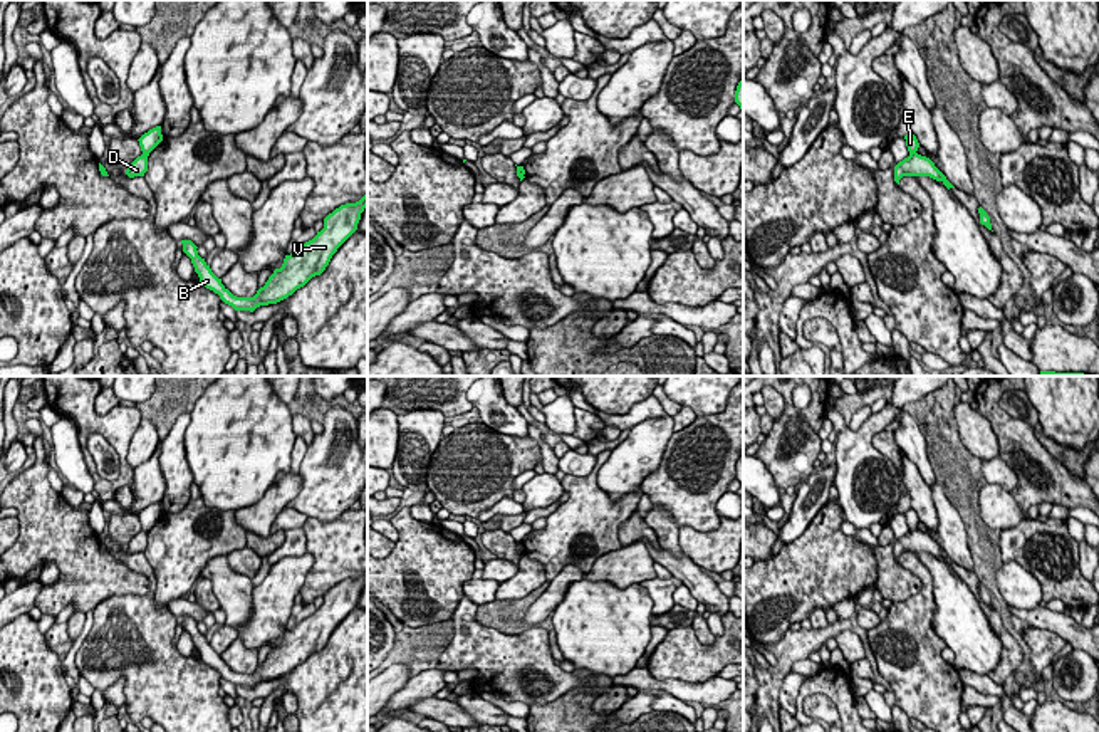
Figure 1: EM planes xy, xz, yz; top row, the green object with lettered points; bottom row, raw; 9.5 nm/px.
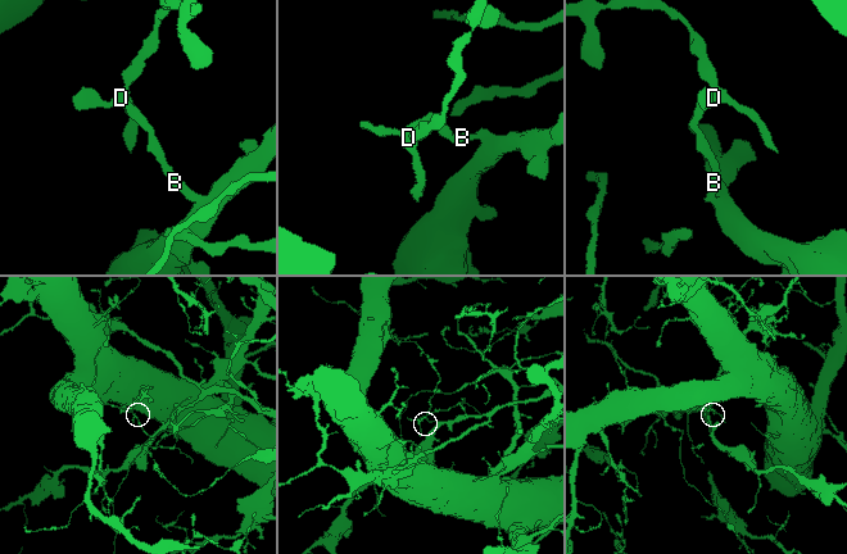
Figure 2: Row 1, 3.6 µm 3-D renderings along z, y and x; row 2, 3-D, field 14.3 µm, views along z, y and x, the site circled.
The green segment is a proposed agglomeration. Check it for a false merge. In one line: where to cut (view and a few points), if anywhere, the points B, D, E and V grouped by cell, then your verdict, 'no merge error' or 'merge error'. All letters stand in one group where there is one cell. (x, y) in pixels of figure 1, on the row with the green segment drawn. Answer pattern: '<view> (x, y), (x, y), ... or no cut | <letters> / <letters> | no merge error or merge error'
yz (916, 153), (910, 155) | B D V / E | merge error

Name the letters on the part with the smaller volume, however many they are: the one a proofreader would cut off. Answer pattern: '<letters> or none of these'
B, D, V

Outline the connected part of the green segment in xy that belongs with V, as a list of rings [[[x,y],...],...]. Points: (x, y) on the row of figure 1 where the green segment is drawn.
[[[367,195],[356,203],[346,203],[324,218],[324,228],[317,235],[285,255],[280,269],[275,269],[263,287],[253,297],[233,295],[218,279],[210,265],[198,255],[198,247],[191,240],[181,240],[183,252],[191,259],[200,282],[220,295],[235,311],[253,312],[260,306],[277,304],[312,277],[320,275],[329,265],[337,248],[357,230],[361,213],[367,207]]]

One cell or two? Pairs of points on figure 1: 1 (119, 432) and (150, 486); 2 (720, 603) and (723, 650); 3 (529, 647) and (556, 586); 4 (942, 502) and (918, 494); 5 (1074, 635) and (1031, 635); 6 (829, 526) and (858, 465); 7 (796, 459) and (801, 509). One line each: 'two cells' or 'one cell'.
1: two cells
2: two cells
3: two cells
4: two cells
5: two cells
6: two cells
7: two cells

